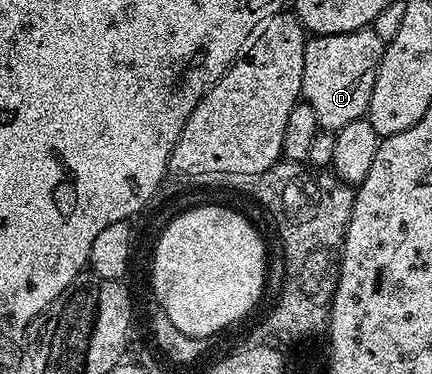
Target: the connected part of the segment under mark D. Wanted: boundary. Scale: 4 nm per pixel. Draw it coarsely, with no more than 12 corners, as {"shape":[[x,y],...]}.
{"shape":[[371,27],[308,38],[301,99],[322,130],[366,116]]}

